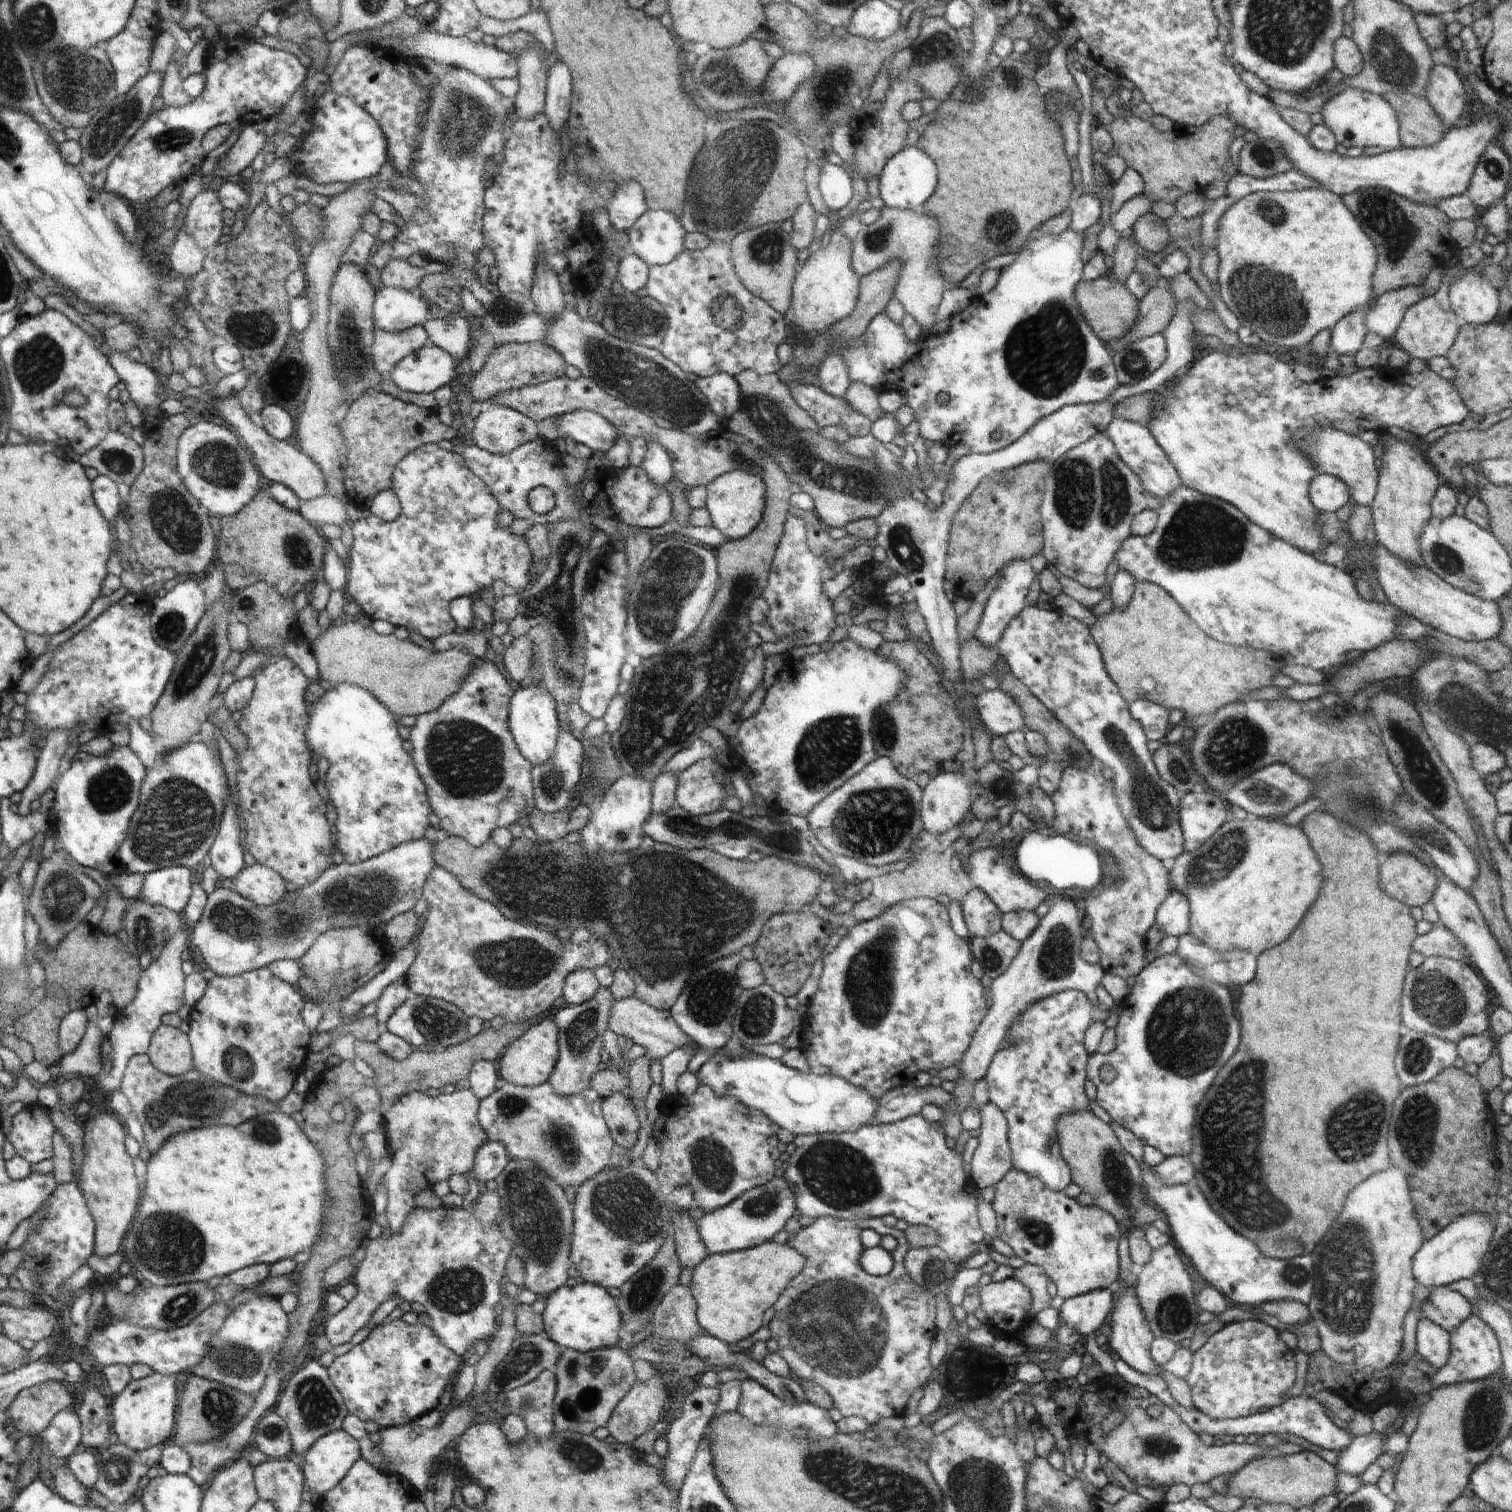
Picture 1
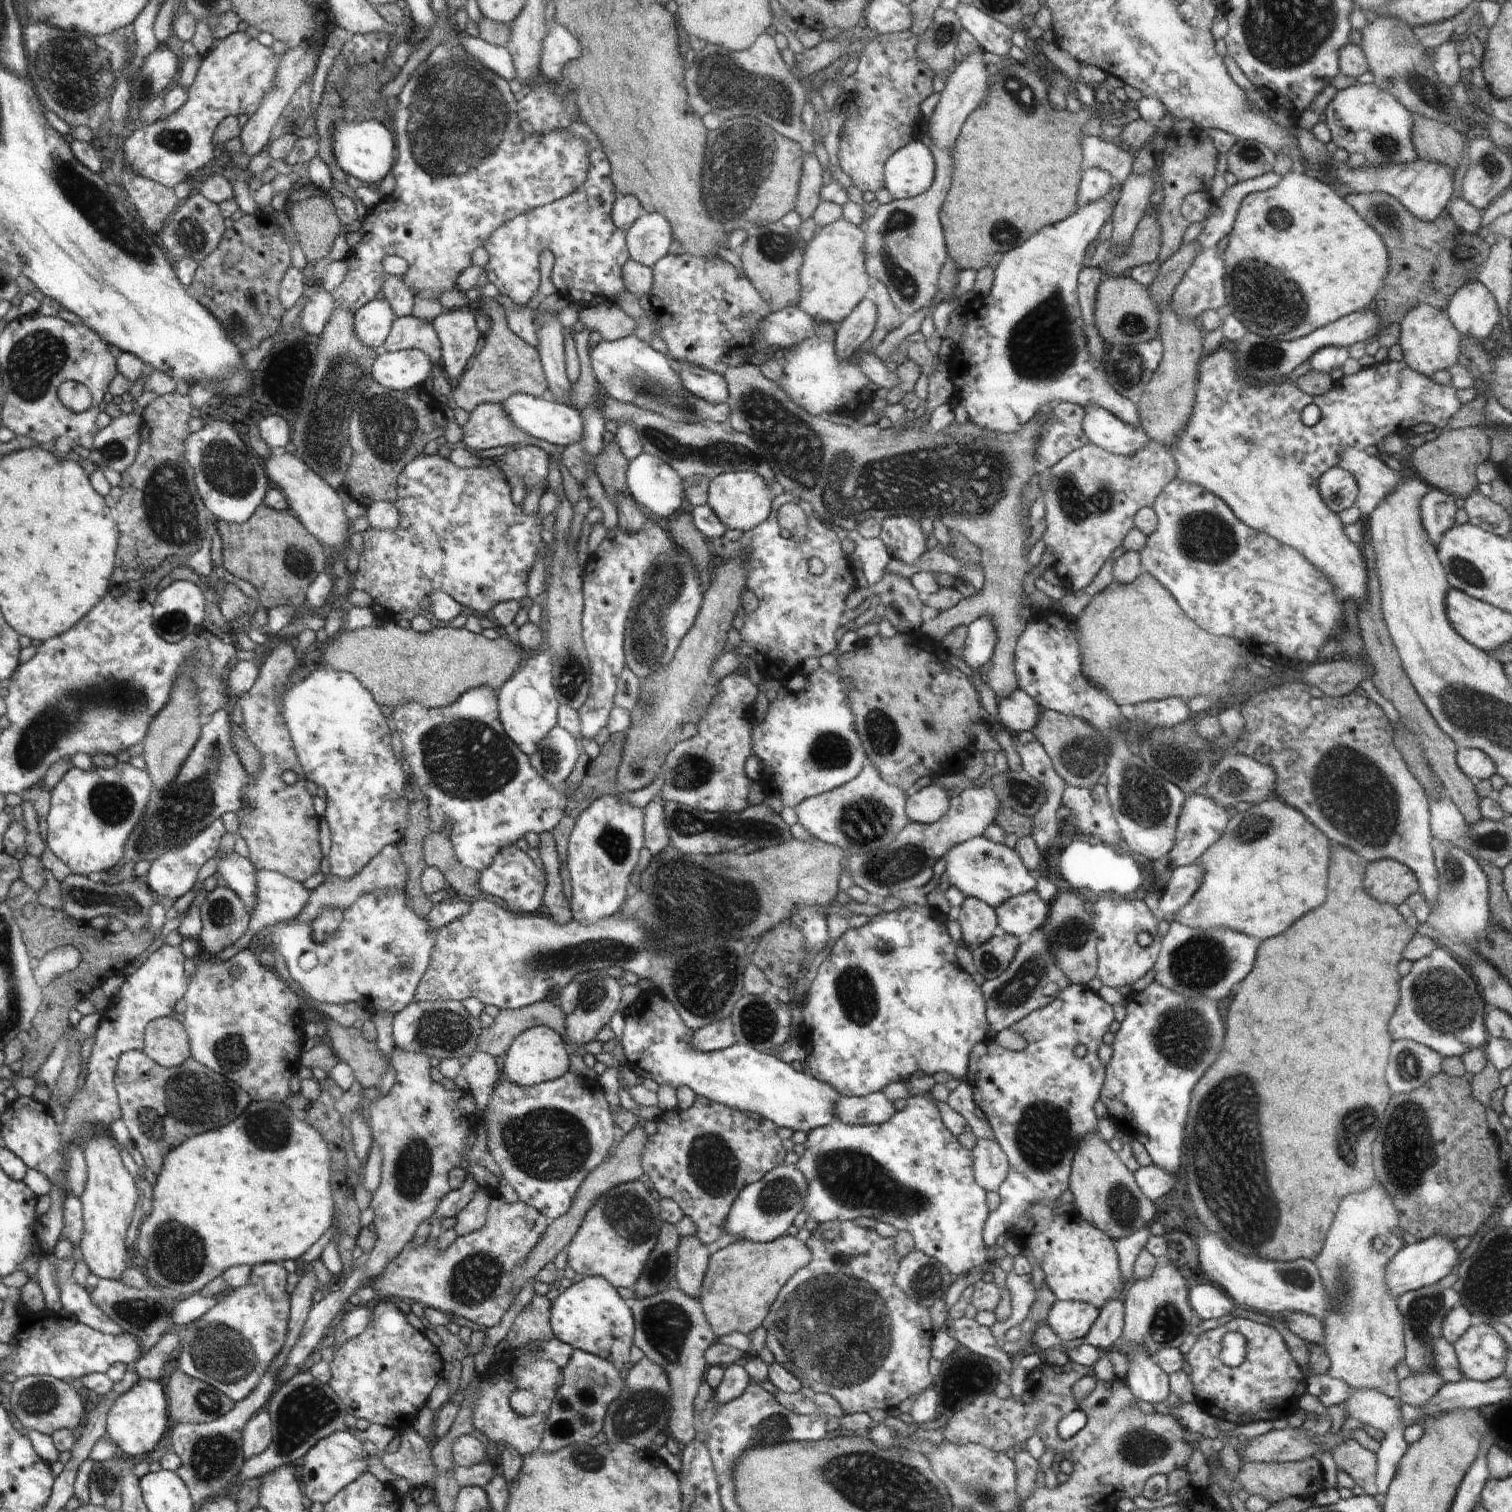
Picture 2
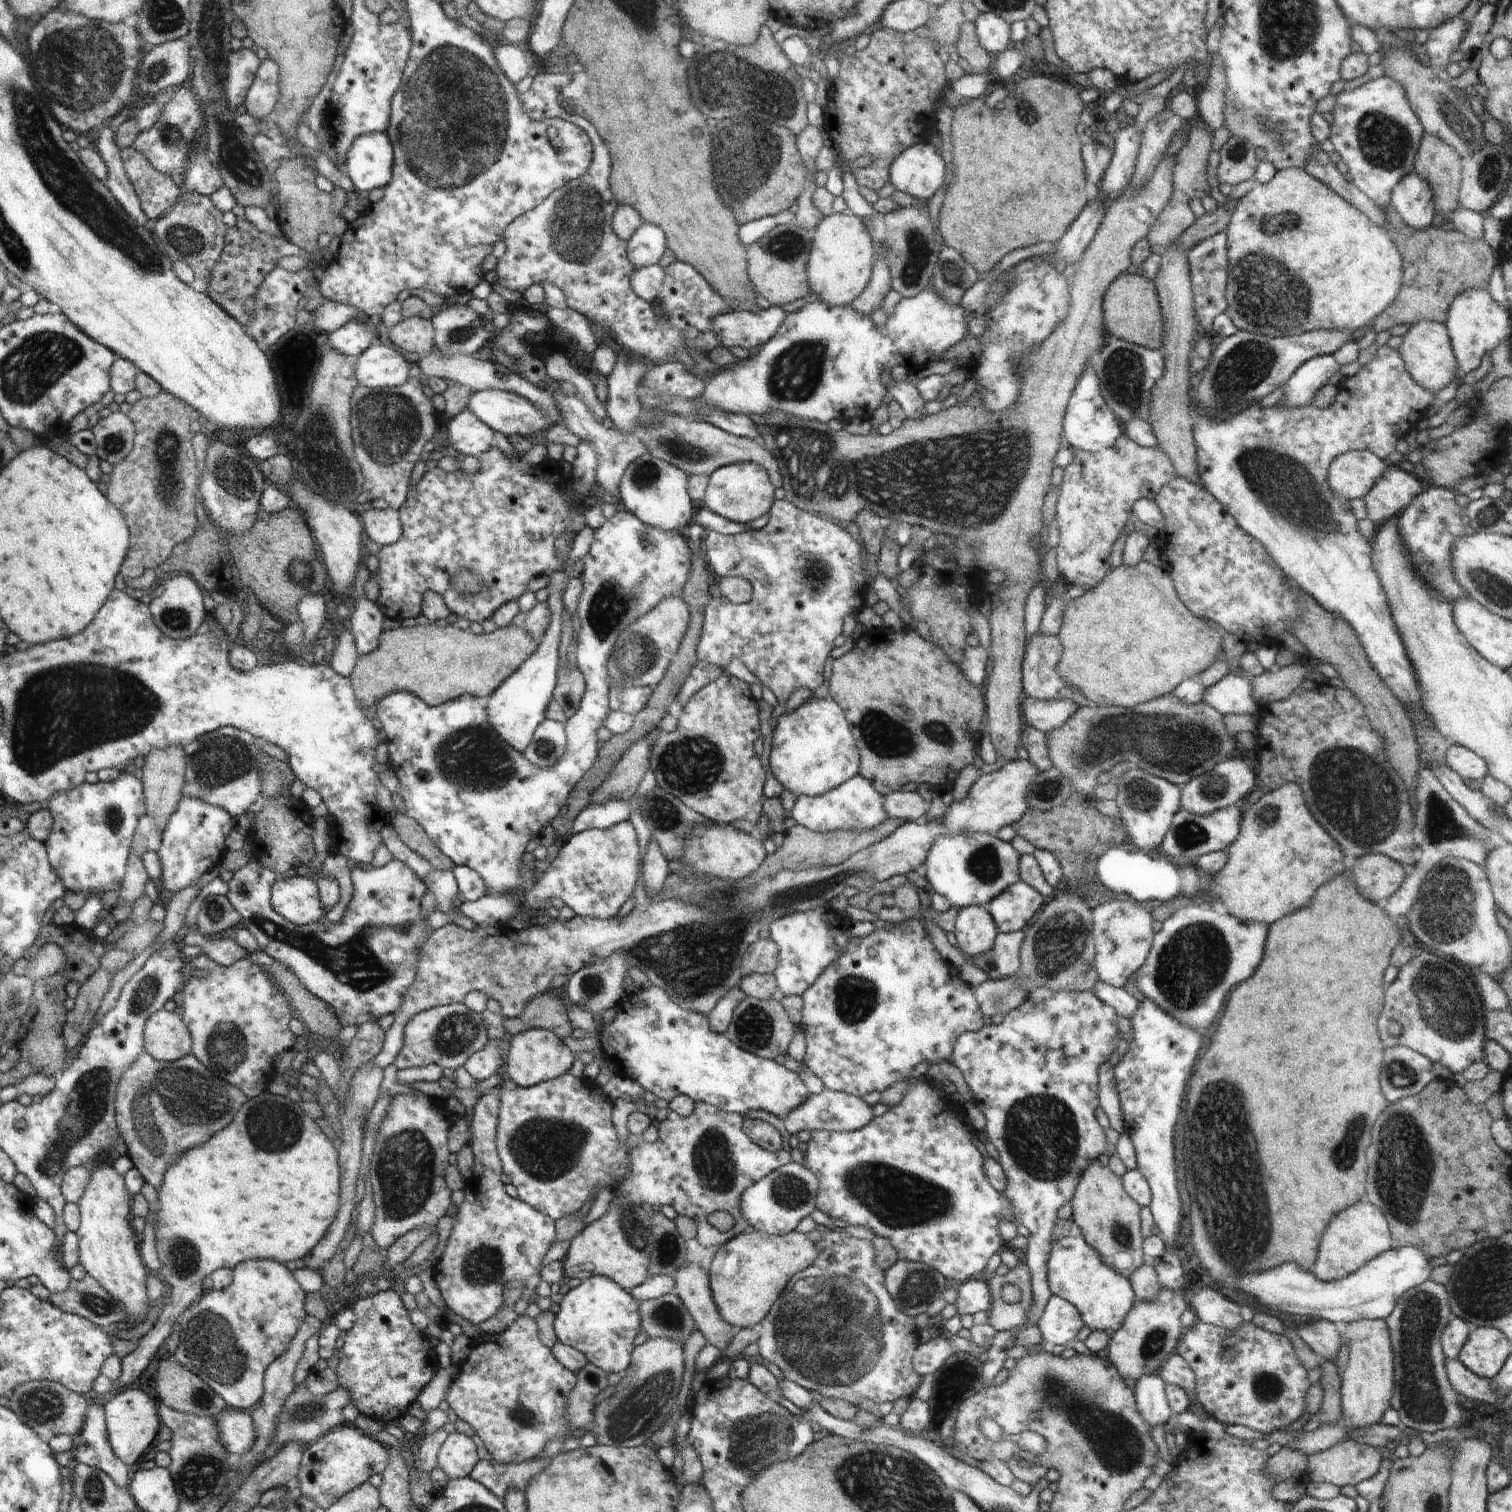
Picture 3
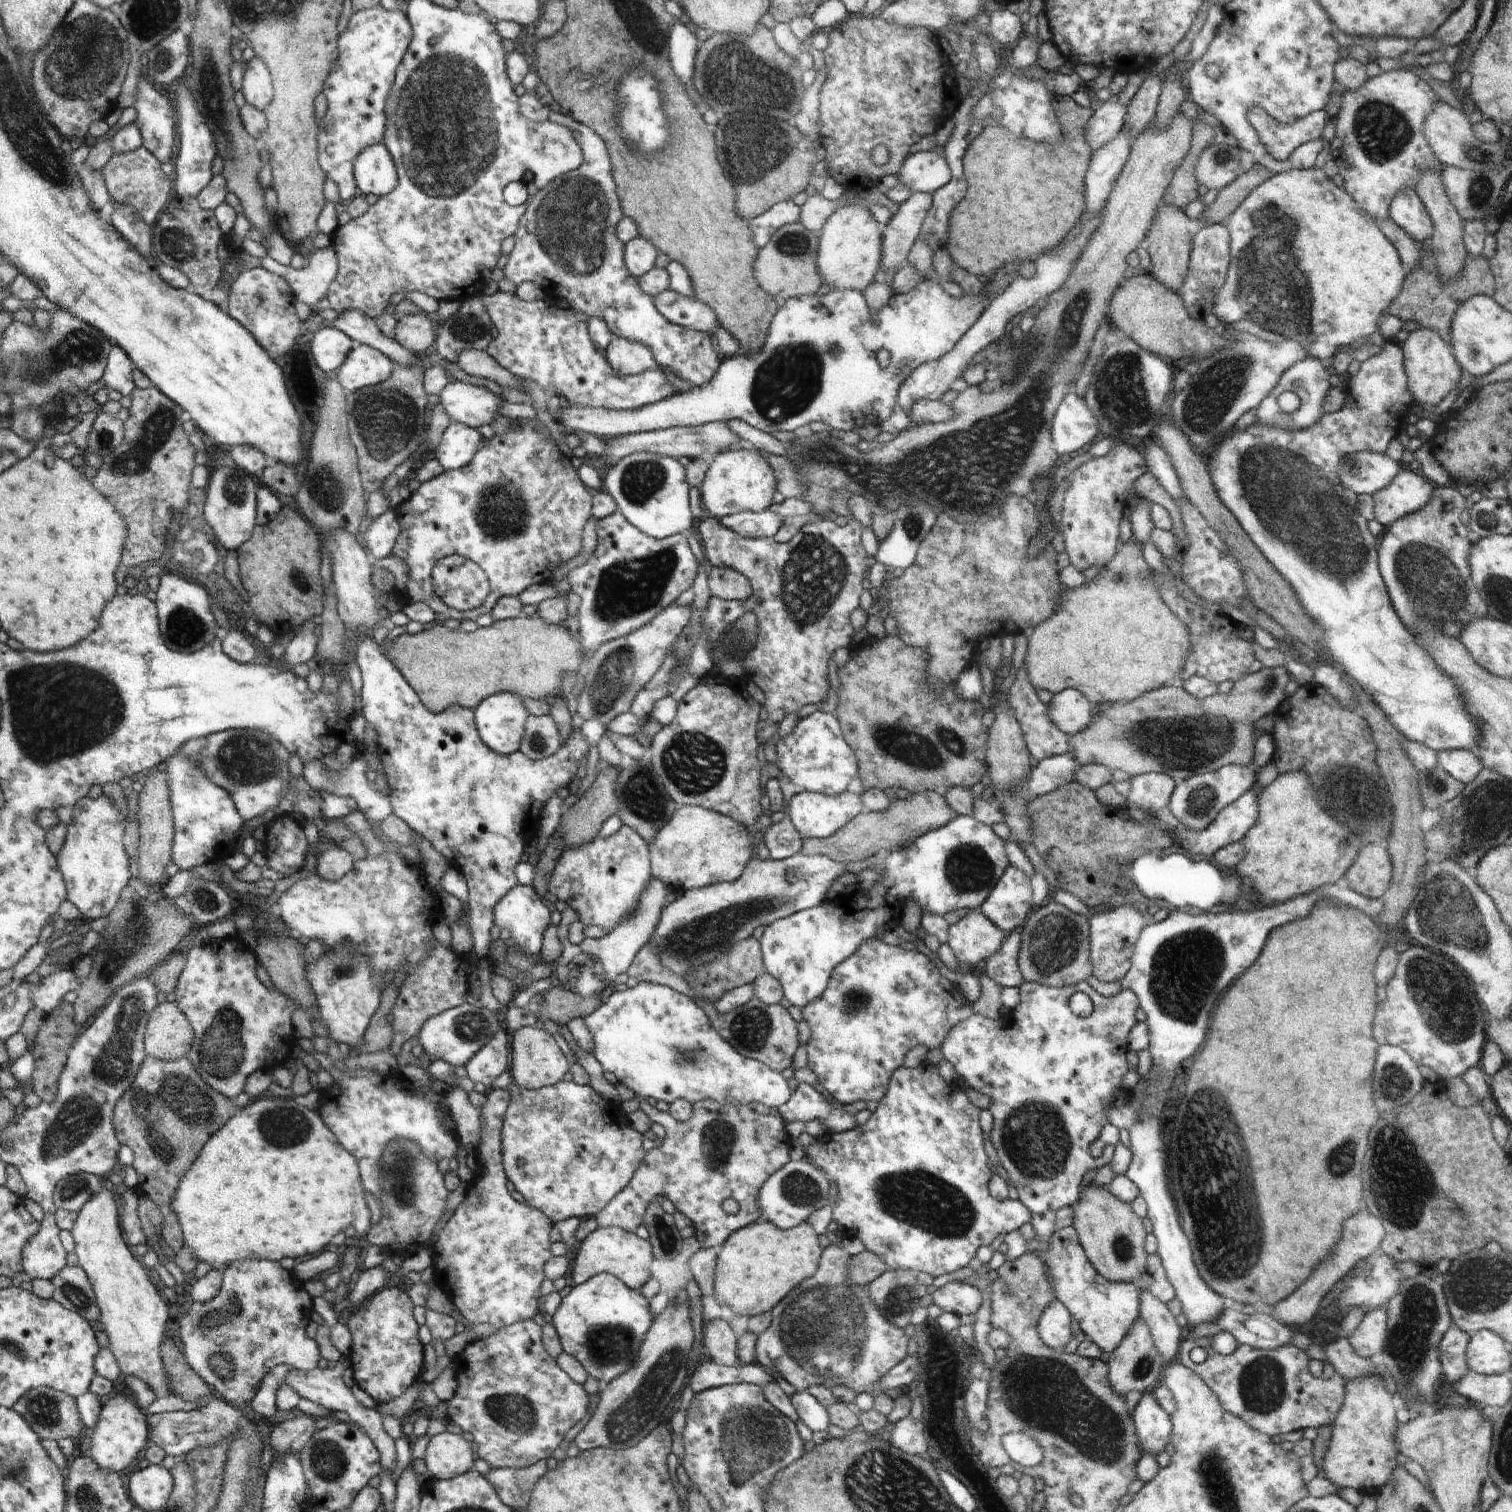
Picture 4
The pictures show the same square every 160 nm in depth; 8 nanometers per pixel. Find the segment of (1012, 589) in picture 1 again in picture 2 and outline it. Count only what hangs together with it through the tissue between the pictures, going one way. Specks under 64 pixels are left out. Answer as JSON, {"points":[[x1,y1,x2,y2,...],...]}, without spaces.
{"points":[[982,615,967,621,967,637,961,656,972,670,980,670,993,658,998,642,997,624]]}

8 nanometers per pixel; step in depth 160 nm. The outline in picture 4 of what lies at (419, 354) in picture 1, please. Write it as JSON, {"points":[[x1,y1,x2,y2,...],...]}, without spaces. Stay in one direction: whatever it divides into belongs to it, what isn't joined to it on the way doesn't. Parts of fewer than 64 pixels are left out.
{"points":[[358,344,336,370,336,376,346,392,350,392,388,380,394,368,394,362,382,351]]}

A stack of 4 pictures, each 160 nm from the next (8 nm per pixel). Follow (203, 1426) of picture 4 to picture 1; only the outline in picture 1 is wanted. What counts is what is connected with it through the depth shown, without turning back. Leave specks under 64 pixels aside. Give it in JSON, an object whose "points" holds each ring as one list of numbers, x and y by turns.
{"points":[[278,1413,266,1414,256,1423,252,1446,270,1459,296,1459,287,1423]]}

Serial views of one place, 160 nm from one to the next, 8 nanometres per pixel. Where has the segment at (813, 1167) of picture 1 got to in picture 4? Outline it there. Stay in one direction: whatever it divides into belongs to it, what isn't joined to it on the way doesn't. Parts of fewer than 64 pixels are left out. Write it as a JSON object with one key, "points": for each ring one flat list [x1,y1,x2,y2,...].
{"points":[[926,1062,916,1068,898,1068,892,1076,888,1092,881,1098,880,1105,865,1124,857,1124,856,1128,843,1133,826,1132,805,1148,808,1156,814,1160,814,1164,822,1167,822,1170,829,1174,830,1182,834,1182,836,1185,838,1196,832,1209,832,1218,839,1224,839,1232,848,1237,859,1238,866,1249,877,1254,889,1269,926,1272,930,1276,936,1277,941,1274,954,1274,955,1270,966,1270,966,1266,970,1266,970,1262,974,1262,974,1258,978,1258,978,1254,982,1254,982,1250,986,1250,986,1246,990,1246,998,1234,1018,1231,1020,1226,1030,1222,1030,1210,1018,1199,997,1199,988,1192,988,1180,993,1173,988,1168,988,1158,986,1158,984,1144,982,1144,984,1136,982,1136,982,1130,978,1124,980,1108,976,1108,960,1090,959,1081,947,1084,938,1073,938,1068,928,1065]]}

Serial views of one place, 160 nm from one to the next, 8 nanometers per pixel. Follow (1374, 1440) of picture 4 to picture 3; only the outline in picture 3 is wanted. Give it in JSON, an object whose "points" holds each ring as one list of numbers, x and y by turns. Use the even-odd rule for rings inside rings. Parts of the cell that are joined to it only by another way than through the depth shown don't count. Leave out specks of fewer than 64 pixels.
{"points":[[1362,1319,1349,1322,1347,1331,1341,1335,1343,1344,1348,1346,1349,1358,1341,1378,1341,1410,1344,1425,1364,1427,1380,1423,1382,1416,1391,1407,1394,1390,1394,1359,1391,1347,1390,1331,1385,1320],[1352,1439,1307,1457,1308,1478,1339,1486,1356,1486,1377,1474,1383,1460,1380,1449,1355,1443]]}

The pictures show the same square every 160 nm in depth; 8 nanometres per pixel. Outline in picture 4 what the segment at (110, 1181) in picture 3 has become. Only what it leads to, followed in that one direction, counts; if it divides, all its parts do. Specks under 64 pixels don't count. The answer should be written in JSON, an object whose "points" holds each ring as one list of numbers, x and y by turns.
{"points":[[102,1180,101,1189,77,1212,70,1230,75,1244,73,1252,90,1279,99,1306,100,1329,108,1335,108,1348,116,1357,122,1376,136,1376,145,1380,158,1396,169,1396,172,1393,169,1379,160,1360,160,1342,168,1320,168,1308,148,1280,142,1264,130,1254,128,1244,124,1244,118,1228,118,1206,106,1185,108,1182]]}

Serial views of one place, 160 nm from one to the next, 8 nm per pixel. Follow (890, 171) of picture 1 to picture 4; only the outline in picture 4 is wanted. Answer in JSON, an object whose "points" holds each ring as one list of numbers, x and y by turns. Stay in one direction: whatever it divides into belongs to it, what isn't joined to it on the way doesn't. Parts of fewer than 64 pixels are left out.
{"points":[[919,151,906,161,899,178,912,193,936,193,952,178,952,168,946,159,933,151]]}

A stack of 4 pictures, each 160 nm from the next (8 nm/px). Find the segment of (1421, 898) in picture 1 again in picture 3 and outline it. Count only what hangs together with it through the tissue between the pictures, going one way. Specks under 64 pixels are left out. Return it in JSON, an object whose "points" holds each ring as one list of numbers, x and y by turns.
{"points":[[1368,853,1356,859,1356,872,1352,872,1361,895,1376,904,1384,902,1402,886,1405,870,1390,857]]}

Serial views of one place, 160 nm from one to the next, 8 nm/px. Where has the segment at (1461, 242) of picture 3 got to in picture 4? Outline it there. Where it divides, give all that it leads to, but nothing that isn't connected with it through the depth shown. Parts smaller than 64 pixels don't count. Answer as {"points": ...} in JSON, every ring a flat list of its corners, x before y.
{"points":[[1418,243,1421,250,1419,265,1407,273,1401,292,1389,306,1387,314,1400,318,1403,322,1418,322,1421,327,1436,331,1450,344,1451,322,1457,308,1474,295,1493,297,1495,293,1495,278,1489,262,1484,256,1474,256,1467,252,1462,268,1453,277,1443,281,1437,269,1435,254,1426,243]]}

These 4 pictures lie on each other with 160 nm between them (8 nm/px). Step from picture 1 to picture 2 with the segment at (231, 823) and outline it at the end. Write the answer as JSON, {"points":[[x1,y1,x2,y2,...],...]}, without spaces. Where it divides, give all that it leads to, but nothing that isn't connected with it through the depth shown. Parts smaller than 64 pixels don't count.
{"points":[[233,851,226,853,217,863,217,872,226,880,226,884,240,898,253,914,257,904,257,868,251,860]]}

